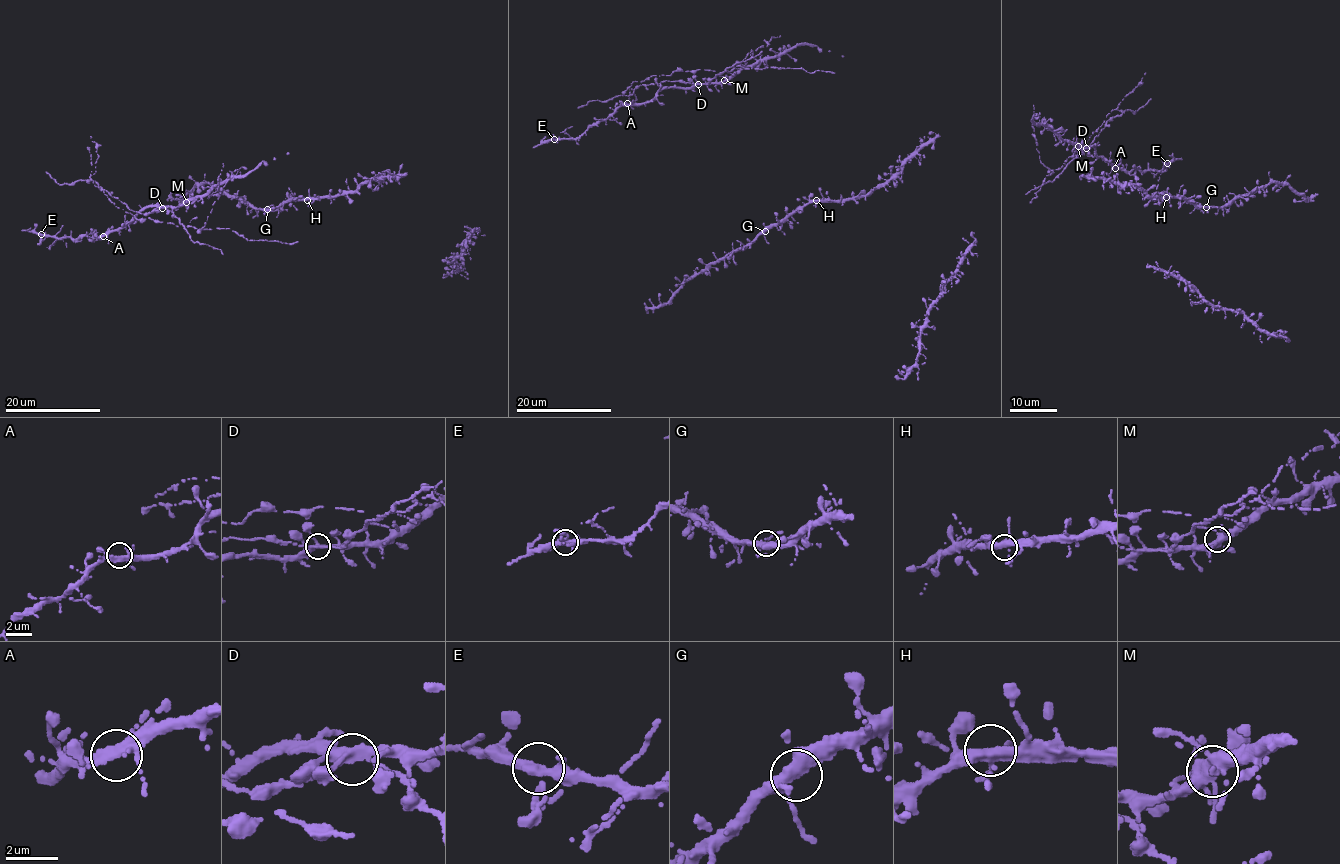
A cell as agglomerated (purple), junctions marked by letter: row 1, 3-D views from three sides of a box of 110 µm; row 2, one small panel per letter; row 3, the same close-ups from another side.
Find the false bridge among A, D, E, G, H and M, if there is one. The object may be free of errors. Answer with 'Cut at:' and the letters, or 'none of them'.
Cut at: none of them

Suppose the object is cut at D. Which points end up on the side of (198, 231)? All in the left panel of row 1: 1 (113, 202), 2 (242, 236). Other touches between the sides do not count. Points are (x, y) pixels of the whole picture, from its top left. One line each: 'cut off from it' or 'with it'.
1: with it
2: with it

